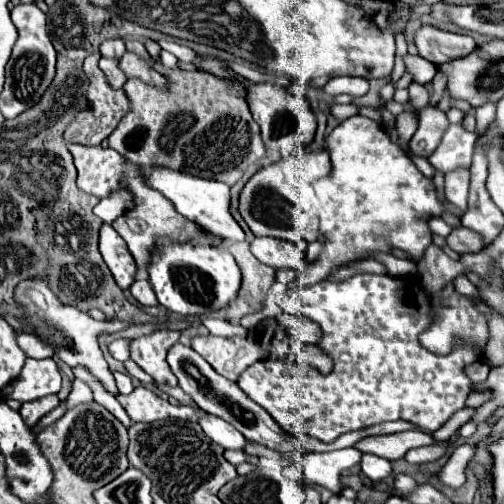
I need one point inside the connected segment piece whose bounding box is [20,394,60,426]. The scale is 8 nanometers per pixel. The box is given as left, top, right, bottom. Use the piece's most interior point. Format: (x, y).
(32, 411)

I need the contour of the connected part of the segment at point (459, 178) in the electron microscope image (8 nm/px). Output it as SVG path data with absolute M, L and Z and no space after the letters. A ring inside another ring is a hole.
M454 170L454 174L446 174L446 198L460 210L460 216L468 210L468 170Z

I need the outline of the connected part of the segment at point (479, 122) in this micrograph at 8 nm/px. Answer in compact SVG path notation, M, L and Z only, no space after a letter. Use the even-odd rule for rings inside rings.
M486 102L484 106L474 108L474 116L476 116L476 140L482 140L482 136L488 134L490 126L494 124L494 114L496 114L496 104Z

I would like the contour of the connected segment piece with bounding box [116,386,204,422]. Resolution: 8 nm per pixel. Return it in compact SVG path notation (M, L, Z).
M144 386L134 388L132 394L116 394L116 400L124 406L124 410L134 422L154 422L164 418L182 418L198 422L204 416L204 410L194 410L190 406L174 406L158 394L154 396L154 392Z

